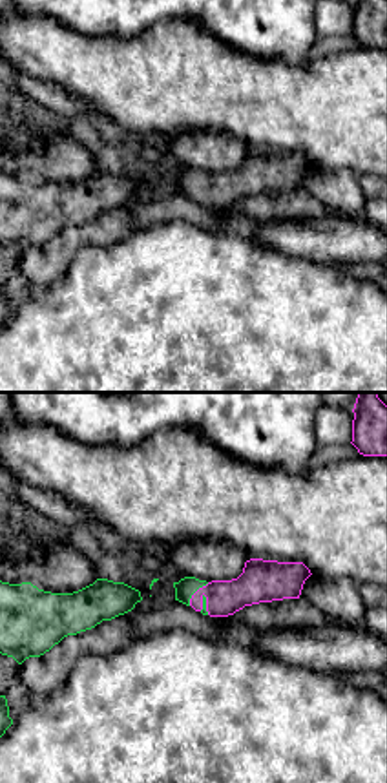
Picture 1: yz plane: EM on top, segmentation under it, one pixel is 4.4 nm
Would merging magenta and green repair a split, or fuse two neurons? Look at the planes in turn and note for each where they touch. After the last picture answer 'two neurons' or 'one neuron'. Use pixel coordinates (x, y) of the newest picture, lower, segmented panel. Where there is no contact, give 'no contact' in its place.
(196, 592)

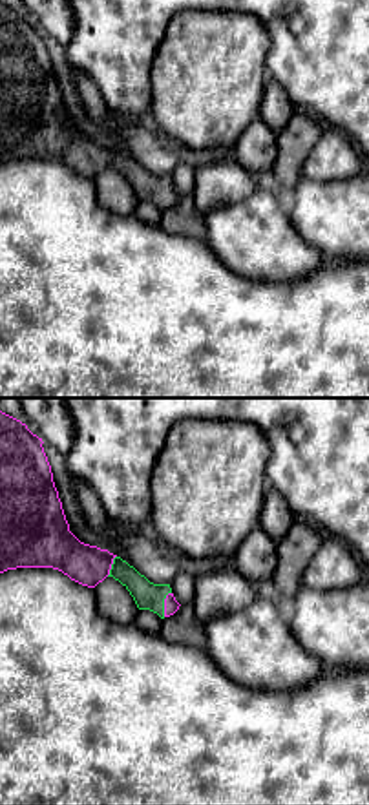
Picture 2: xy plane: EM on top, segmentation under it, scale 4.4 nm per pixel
(165, 605)

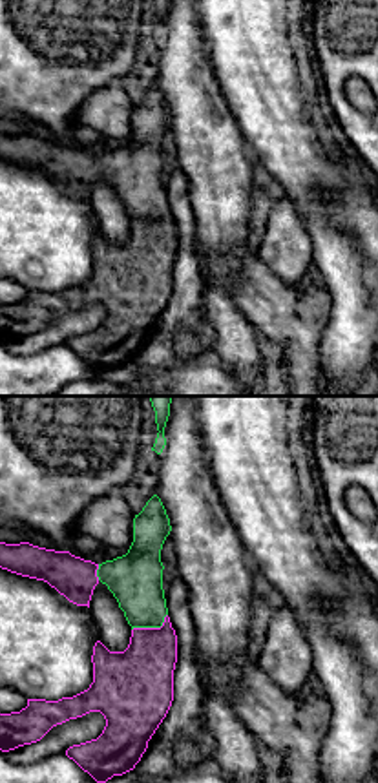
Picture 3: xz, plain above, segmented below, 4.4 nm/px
(152, 628)

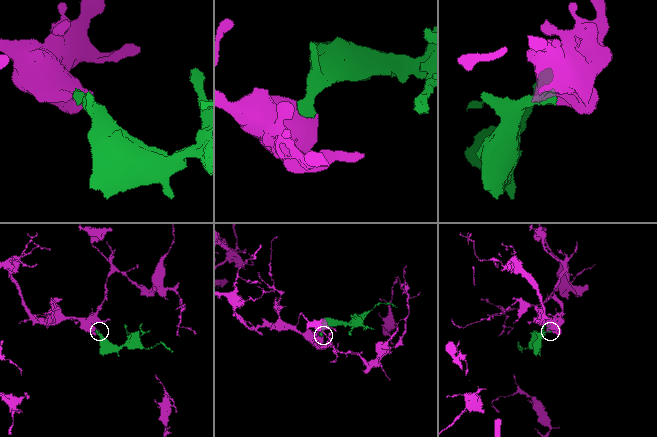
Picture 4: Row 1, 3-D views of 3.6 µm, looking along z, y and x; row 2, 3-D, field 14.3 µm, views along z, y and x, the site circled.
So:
one neuron

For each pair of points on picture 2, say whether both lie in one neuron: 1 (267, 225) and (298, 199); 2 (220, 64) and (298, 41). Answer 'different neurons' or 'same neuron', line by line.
1: different neurons
2: different neurons

